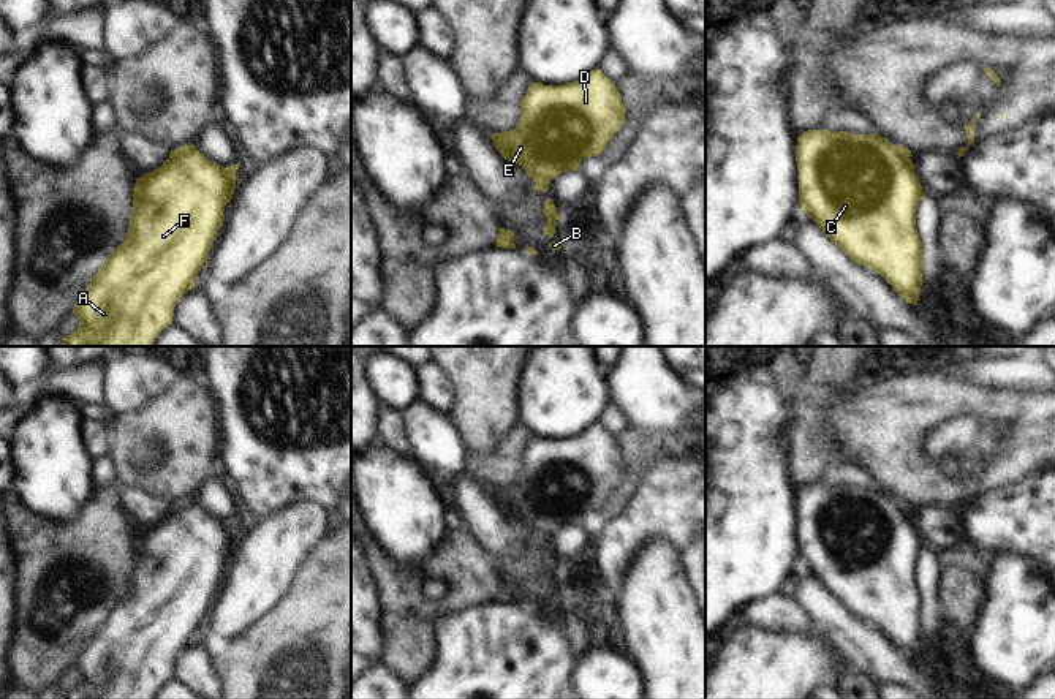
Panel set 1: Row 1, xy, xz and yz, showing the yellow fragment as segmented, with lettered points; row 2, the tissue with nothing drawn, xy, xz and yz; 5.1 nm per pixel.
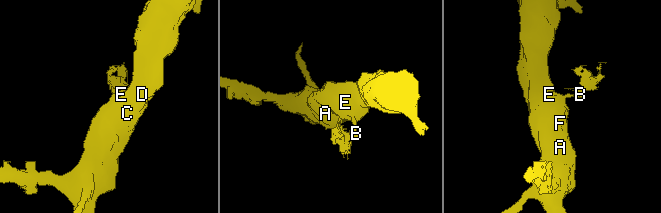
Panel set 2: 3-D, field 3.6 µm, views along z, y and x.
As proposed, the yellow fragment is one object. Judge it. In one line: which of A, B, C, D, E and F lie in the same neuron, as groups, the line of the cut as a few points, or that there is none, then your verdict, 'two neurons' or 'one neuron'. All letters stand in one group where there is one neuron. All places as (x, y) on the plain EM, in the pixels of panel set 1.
A C D E F / B; cut in yz along (896, 500), (908, 511); two neurons

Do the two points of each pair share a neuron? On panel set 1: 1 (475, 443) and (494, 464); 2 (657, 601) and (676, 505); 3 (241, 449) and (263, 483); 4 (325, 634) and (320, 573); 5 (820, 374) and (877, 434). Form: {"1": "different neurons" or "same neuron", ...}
{"1": "different neurons", "2": "different neurons", "3": "same neuron", "4": "same neuron", "5": "different neurons"}

